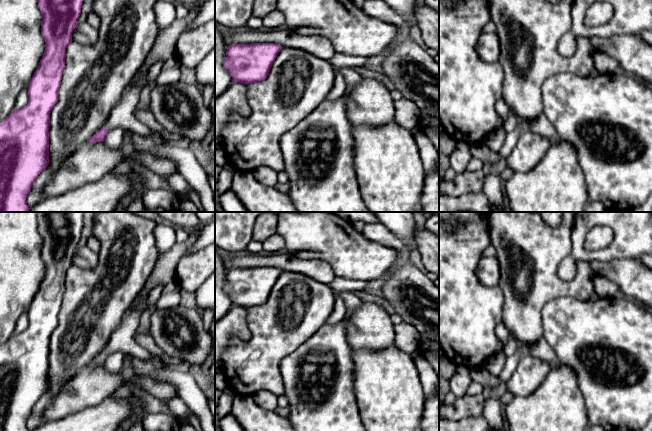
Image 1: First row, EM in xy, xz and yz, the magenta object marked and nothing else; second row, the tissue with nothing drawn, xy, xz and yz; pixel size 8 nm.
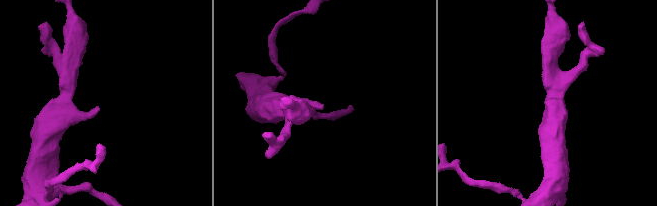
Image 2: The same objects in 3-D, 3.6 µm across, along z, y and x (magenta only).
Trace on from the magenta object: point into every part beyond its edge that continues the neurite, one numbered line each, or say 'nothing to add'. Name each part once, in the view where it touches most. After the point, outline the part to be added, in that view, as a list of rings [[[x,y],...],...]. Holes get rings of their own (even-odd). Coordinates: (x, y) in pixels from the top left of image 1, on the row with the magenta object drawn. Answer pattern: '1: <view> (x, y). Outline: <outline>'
1: xy (123, 114). Outline: [[[148,72],[133,79],[133,88],[125,91],[121,100],[111,111],[104,127],[108,130],[120,127],[125,130],[132,130],[140,135],[147,136],[151,130],[139,121],[135,116],[135,109],[140,102],[140,93],[143,87],[148,83]]]

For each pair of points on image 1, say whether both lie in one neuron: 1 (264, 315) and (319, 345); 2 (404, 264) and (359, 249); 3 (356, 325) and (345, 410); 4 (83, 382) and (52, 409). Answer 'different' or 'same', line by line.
1: different
2: different
3: different
4: same

